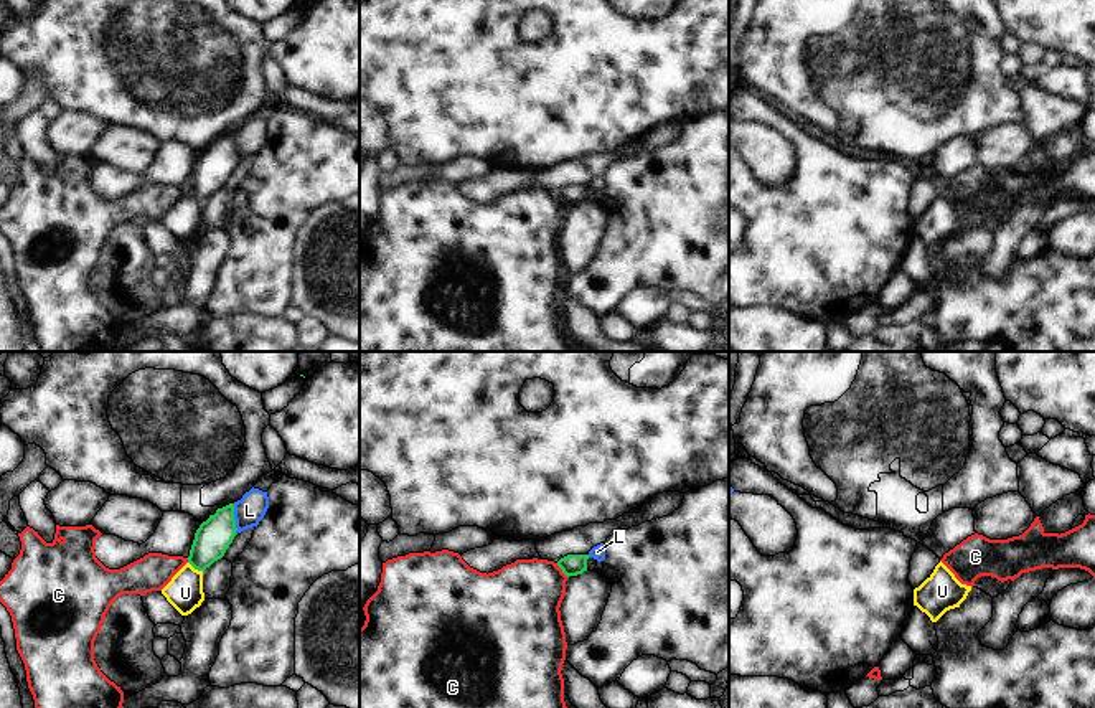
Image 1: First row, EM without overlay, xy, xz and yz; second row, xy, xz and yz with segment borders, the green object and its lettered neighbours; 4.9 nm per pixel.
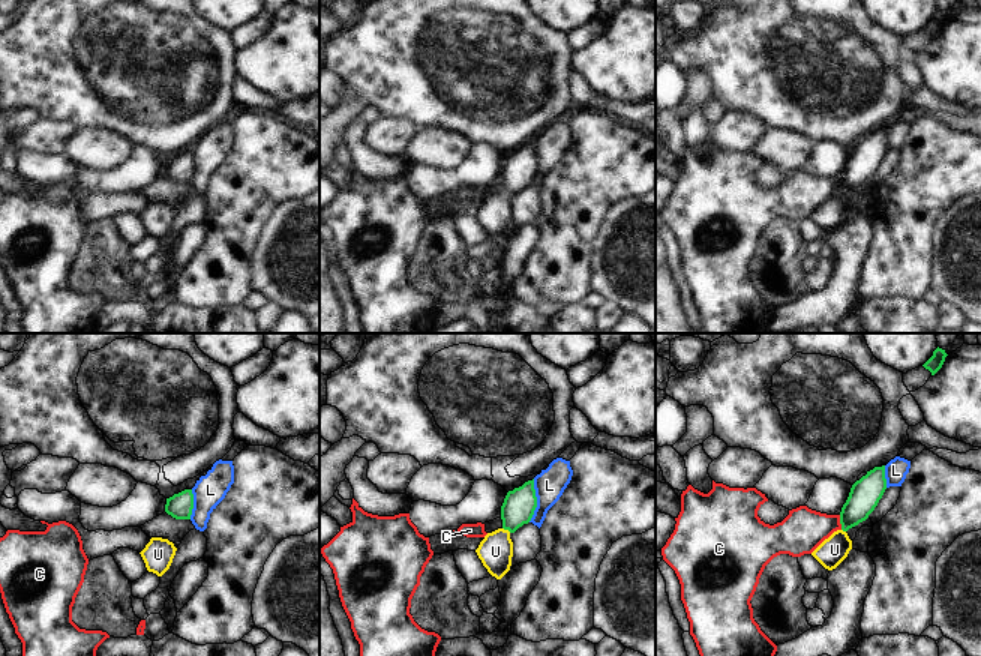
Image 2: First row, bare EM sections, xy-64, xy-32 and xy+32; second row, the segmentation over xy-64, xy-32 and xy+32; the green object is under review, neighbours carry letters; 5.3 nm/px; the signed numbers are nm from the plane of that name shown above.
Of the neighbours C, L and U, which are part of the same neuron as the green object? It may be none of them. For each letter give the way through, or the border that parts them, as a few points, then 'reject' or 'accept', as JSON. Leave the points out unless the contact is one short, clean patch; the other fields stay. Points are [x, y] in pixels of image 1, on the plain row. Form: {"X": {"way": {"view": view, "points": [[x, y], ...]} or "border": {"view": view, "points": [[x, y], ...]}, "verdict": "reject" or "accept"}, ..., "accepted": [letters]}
{"C": {"border": {"view": "xz", "points": [[556, 193], [568, 207]]}, "verdict": "reject"}, "L": {"verdict": "reject"}, "U": {"way": {"view": "xy", "points": [[215, 165], [195, 198], [185, 223]]}, "verdict": "accept"}, "accepted": ["U"]}

